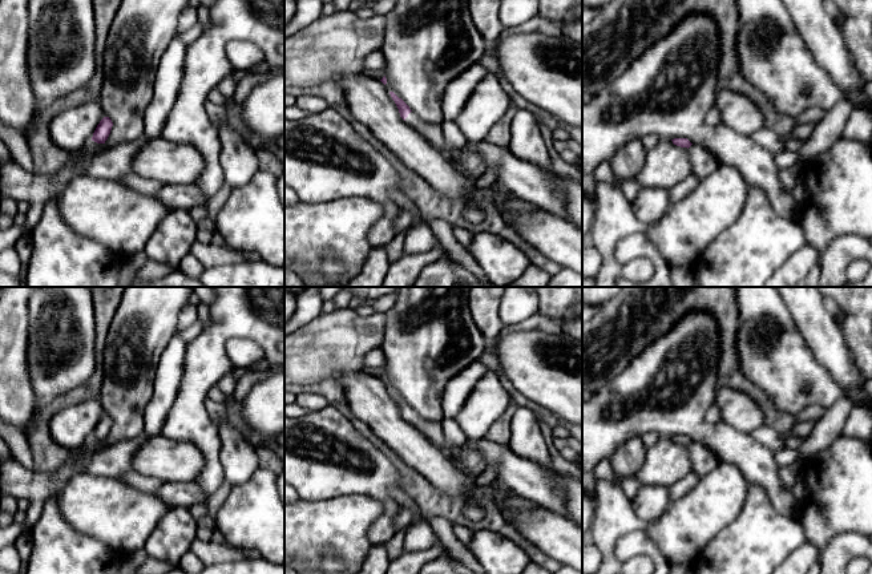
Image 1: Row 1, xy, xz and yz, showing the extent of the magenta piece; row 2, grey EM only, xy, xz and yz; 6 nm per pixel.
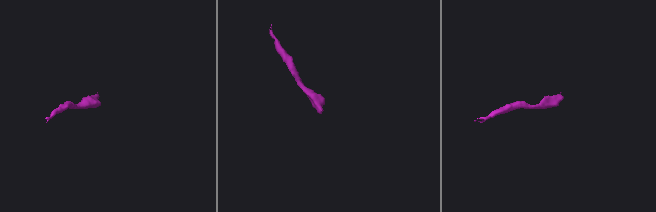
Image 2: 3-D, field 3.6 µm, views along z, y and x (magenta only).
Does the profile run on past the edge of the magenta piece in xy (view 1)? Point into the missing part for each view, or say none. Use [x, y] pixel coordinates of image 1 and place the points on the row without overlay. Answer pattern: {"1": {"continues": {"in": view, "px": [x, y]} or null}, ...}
{"1": {"continues": null}}

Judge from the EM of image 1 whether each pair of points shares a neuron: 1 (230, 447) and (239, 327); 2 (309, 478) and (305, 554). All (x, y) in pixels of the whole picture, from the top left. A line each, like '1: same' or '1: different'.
1: different
2: different

